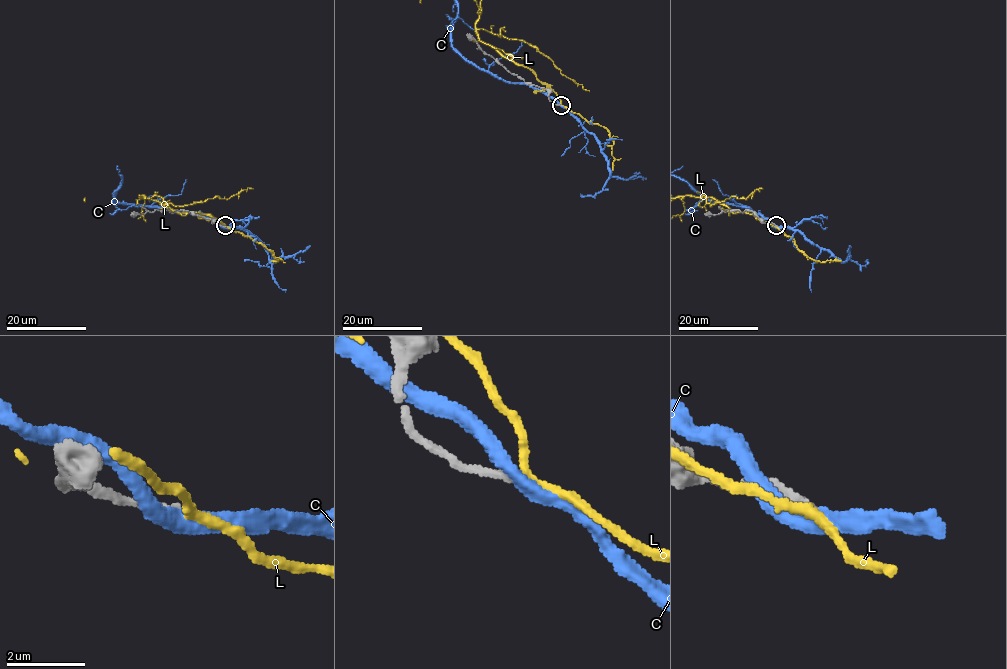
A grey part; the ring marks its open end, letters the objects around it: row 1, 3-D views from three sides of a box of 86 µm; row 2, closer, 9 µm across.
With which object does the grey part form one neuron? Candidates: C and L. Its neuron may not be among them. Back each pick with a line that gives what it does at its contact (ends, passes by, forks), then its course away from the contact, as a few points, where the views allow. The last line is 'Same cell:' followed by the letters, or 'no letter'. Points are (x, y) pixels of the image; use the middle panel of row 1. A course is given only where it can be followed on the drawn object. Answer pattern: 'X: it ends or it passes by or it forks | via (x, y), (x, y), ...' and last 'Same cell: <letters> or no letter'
Same cell: no letter

